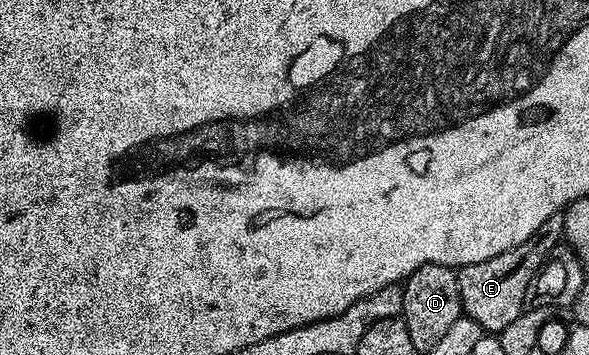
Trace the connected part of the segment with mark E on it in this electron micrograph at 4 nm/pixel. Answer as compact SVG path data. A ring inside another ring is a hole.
M563 212L550 215L538 231L526 243L510 247L502 251L502 255L494 255L494 259L486 259L482 263L470 263L459 270L460 307L463 316L474 319L489 334L498 335L509 323L514 323L526 306L526 287L530 287L530 279L539 271L540 266L548 260L556 245L564 237Z

